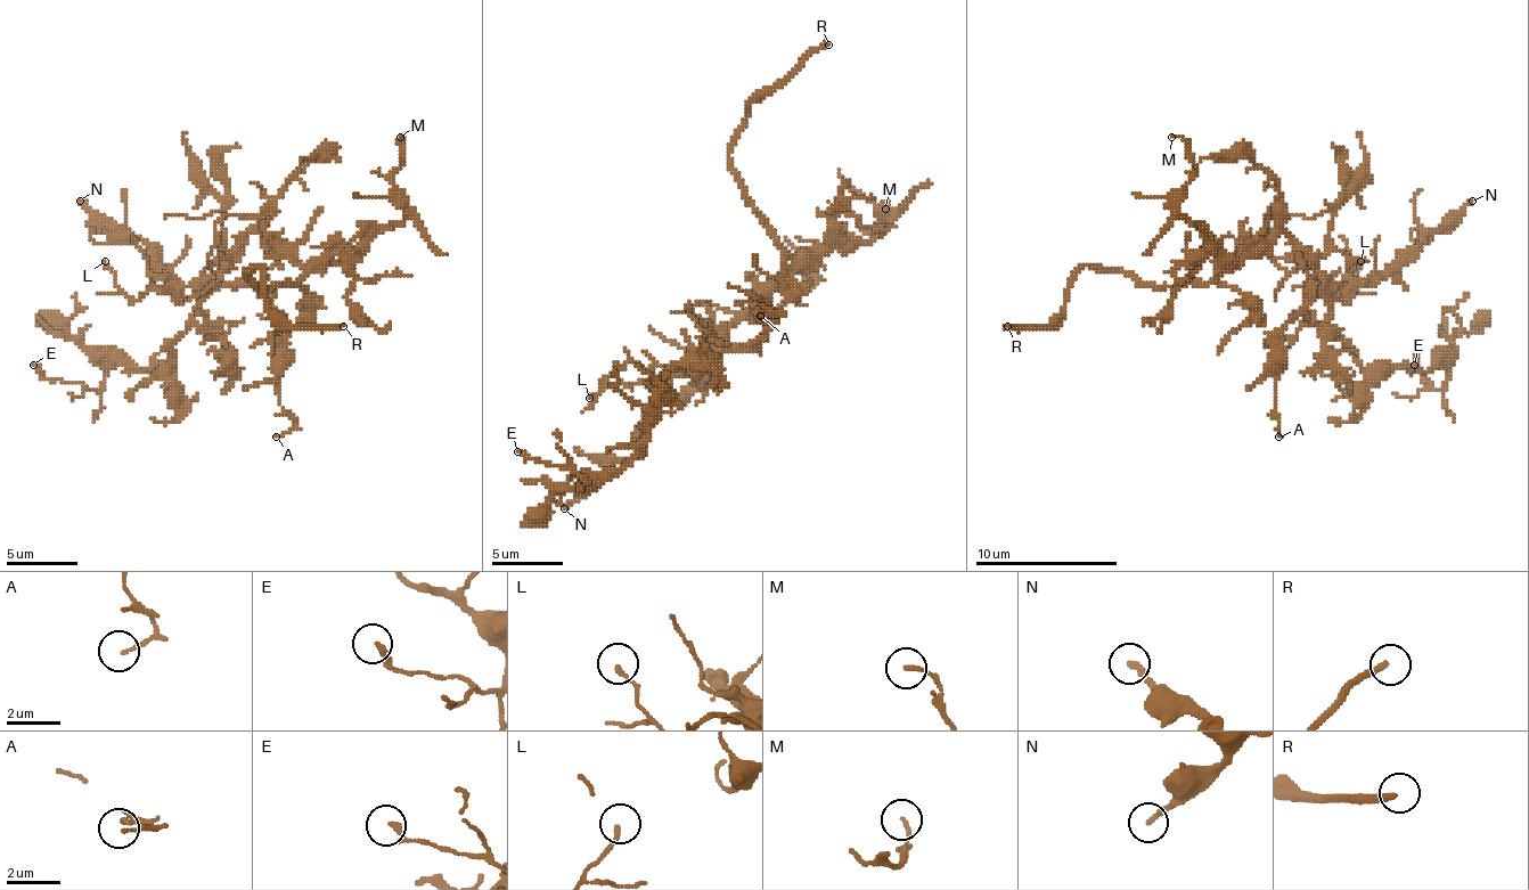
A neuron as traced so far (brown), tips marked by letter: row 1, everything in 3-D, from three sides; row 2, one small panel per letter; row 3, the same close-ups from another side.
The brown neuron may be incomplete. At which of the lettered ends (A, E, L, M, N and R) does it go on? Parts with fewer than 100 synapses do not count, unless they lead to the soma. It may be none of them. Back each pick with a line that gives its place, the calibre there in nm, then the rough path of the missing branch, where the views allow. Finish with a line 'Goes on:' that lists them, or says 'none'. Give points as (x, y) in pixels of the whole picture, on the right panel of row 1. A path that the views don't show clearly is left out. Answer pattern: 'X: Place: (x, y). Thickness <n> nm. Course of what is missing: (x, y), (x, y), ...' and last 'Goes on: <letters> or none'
R: Place: (1007, 326). Thickness 240 nm
Goes on: R

